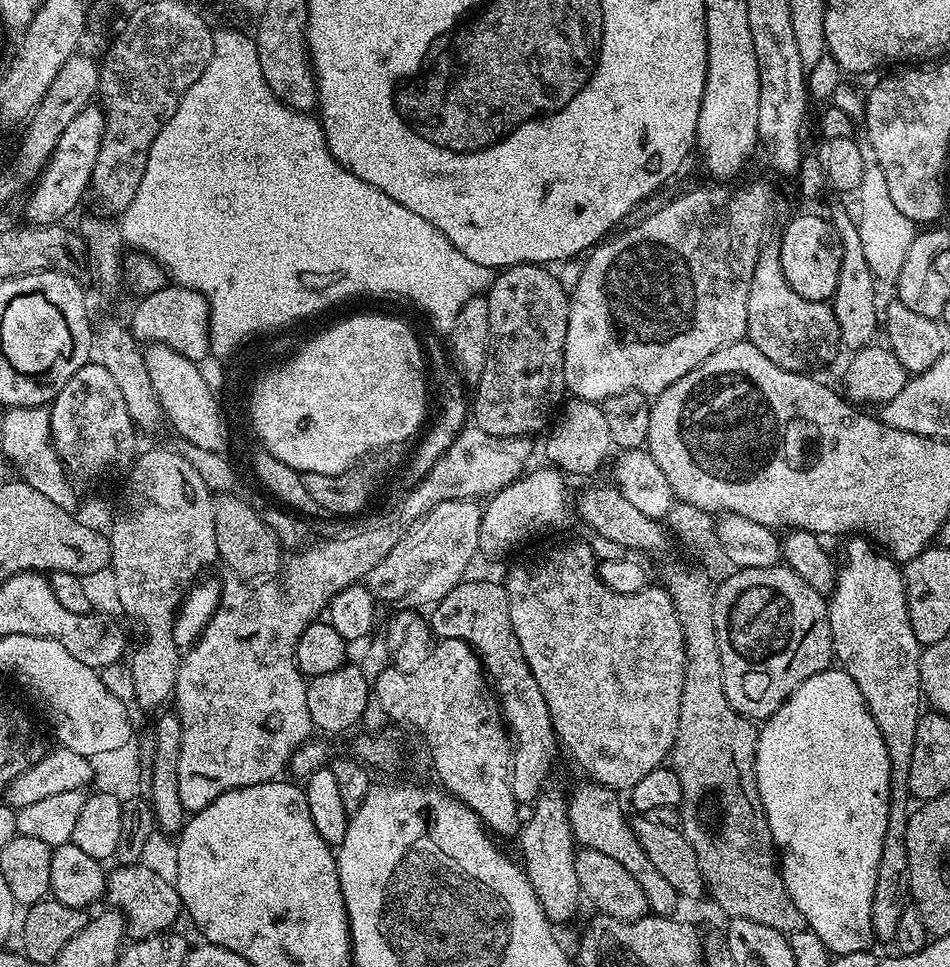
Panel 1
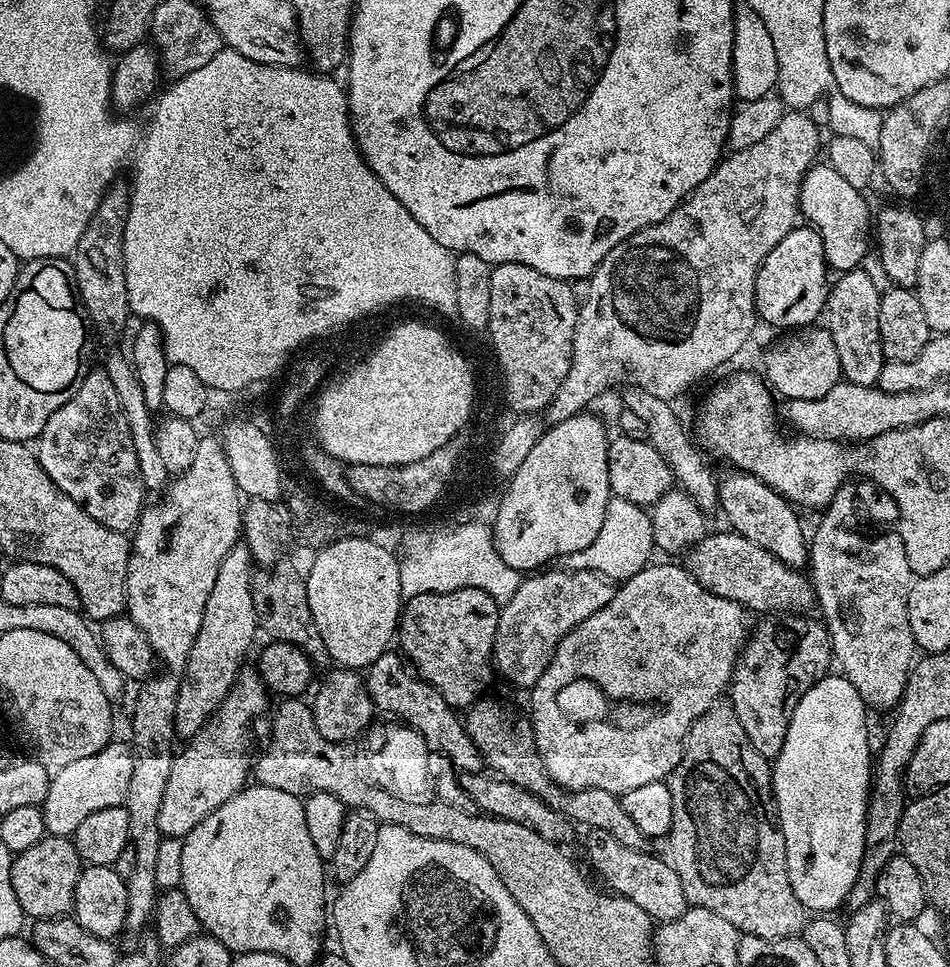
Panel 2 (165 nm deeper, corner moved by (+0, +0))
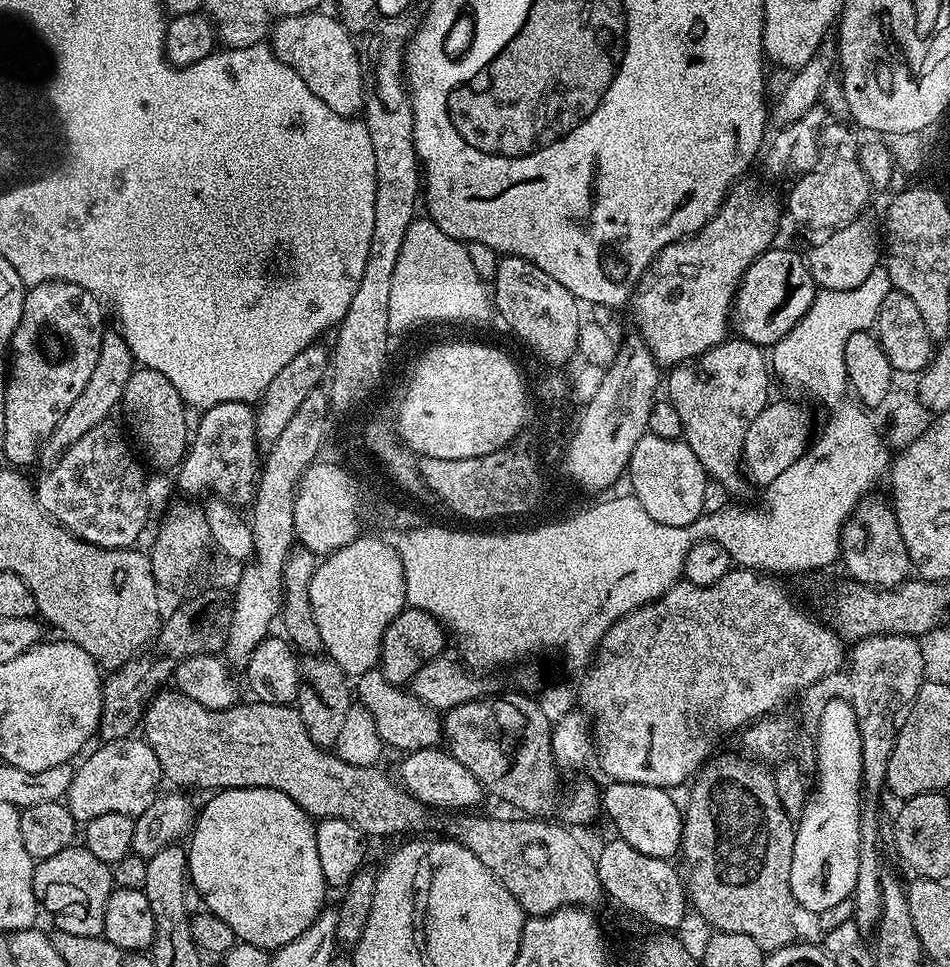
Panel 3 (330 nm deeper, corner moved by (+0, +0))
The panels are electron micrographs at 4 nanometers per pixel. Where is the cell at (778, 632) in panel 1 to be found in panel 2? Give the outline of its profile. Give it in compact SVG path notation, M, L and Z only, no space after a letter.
M784 614L779 618L764 618L760 625L751 629L740 659L732 672L730 685L730 703L734 714L738 714L738 722L742 722L742 730L746 730L746 738L750 738L750 746L758 750L764 759L771 762L782 750L782 742L786 742L786 730L790 726L790 718L794 714L794 706L810 686L814 686L824 676L829 675L828 668L834 664L831 638L825 625L812 614Z

